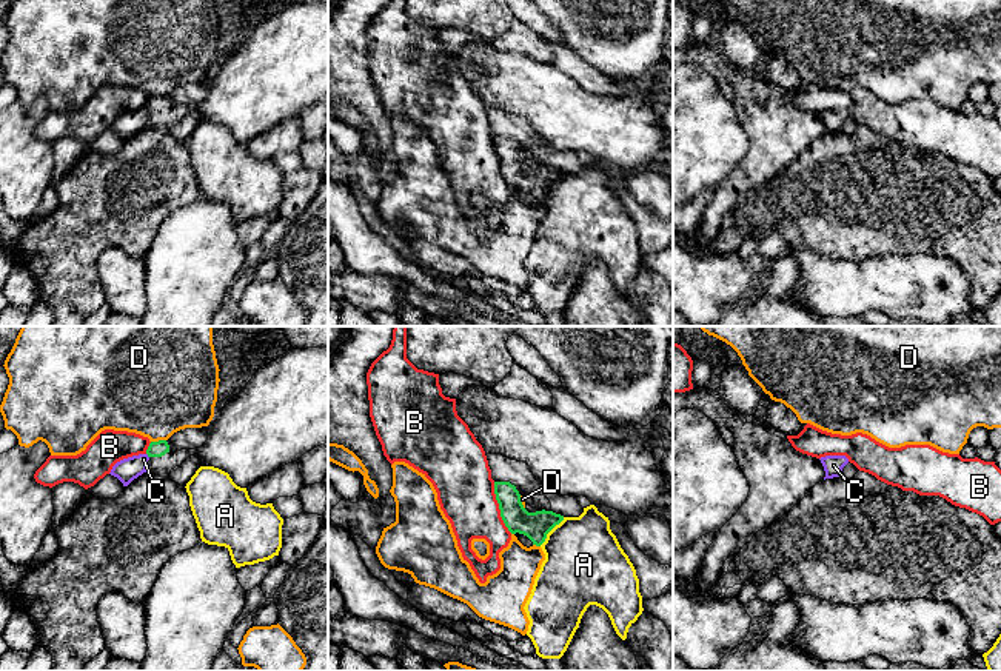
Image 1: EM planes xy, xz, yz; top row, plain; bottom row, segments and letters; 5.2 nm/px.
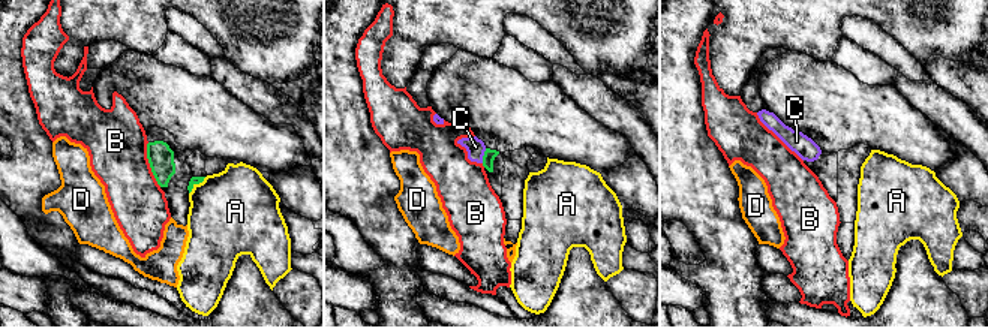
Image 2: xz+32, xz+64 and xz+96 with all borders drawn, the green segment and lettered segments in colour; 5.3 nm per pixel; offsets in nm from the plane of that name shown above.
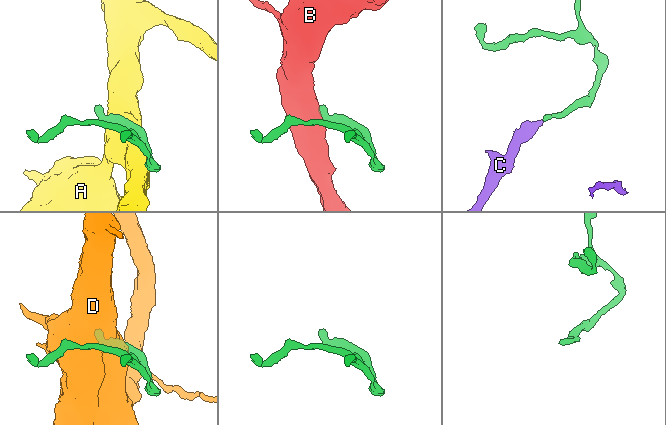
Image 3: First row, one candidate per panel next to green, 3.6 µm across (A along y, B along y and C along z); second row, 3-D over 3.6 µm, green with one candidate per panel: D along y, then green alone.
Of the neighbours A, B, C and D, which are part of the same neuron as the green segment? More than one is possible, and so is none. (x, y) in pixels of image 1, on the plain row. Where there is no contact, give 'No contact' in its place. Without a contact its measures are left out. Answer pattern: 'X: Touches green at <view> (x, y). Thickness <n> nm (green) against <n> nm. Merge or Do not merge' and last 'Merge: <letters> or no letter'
A: Touches green at xz (550, 185). Thickness 140 nm (green) against 420 nm. Do not merge
B: Touches green at xz (499, 163). Thickness 140 nm (green) against 300 nm. Do not merge
C: Touches green at xy (148, 111). Thickness 80 nm (green) against 120 nm. Merge
D: Touches green at xy (159, 96). Thickness 80 nm (green) against 460 nm. Do not merge
Merge: C

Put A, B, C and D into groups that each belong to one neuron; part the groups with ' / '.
A / B / C / D

